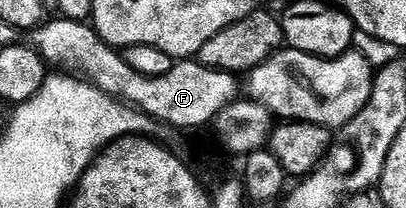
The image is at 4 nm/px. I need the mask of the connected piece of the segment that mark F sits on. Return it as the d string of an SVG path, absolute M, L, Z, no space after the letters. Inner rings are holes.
M60 17L52 19L36 31L28 32L27 45L30 49L40 54L50 68L90 83L113 99L127 103L161 123L180 129L205 127L208 123L210 126L218 113L238 98L238 76L230 75L228 71L216 71L205 67L200 61L177 61L171 73L163 77L147 77L131 69L124 54L104 43L89 23Z

